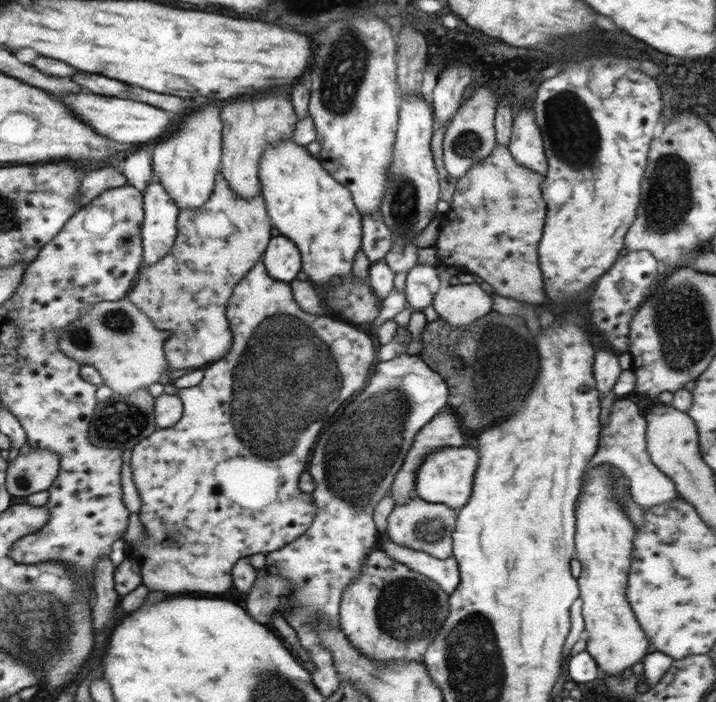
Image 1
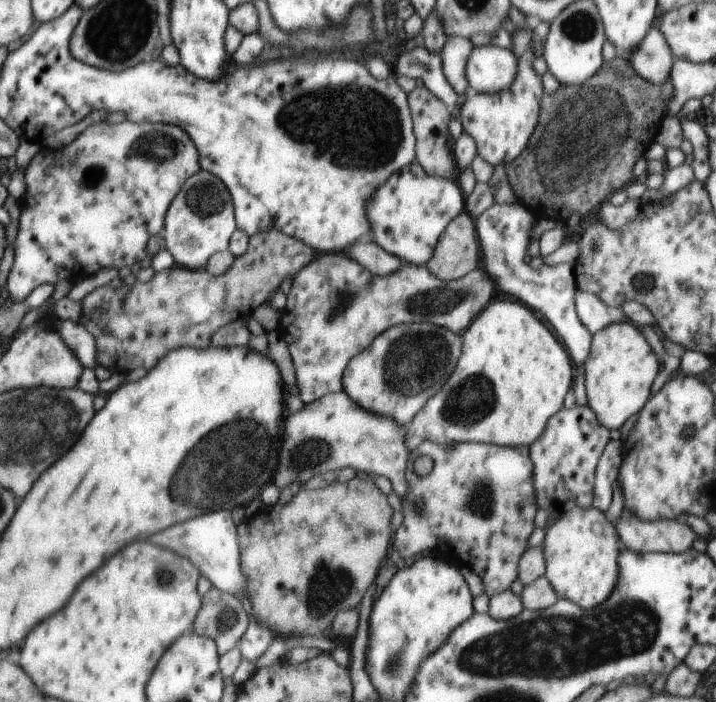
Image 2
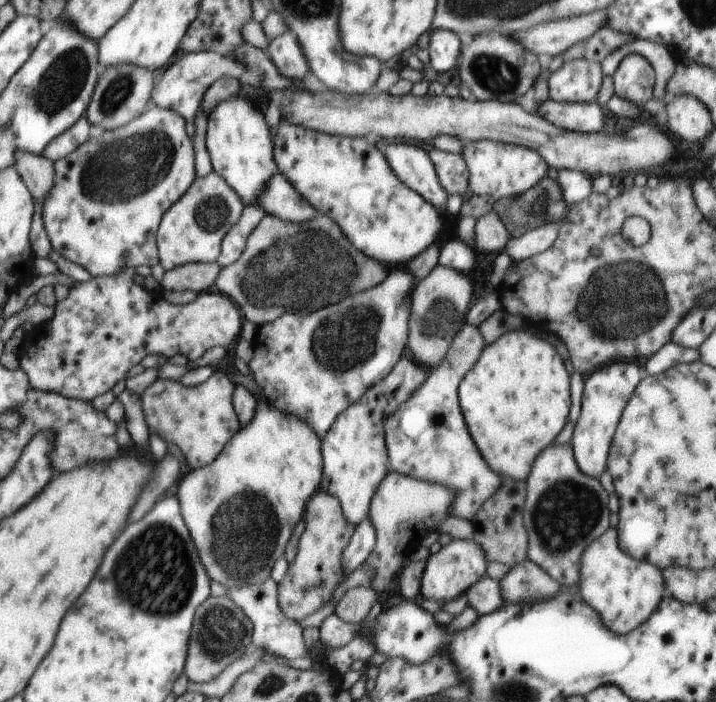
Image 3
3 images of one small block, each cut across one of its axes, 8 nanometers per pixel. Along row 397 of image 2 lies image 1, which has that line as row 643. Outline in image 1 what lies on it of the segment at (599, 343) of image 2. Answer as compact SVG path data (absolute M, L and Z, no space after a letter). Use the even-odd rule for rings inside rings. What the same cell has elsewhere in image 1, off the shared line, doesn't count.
M602 464L586 471L588 484L582 487L579 505L575 507L576 532L575 551L576 558L582 564L582 573L577 579L579 598L584 601L582 616L586 624L587 633L586 652L594 658L601 671L601 677L611 678L622 674L624 670L643 662L648 654L650 641L642 626L638 623L634 611L627 600L627 587L629 573L633 563L632 548L634 548L635 526L632 520L626 516L622 502L614 498L614 476L610 474L608 465Z

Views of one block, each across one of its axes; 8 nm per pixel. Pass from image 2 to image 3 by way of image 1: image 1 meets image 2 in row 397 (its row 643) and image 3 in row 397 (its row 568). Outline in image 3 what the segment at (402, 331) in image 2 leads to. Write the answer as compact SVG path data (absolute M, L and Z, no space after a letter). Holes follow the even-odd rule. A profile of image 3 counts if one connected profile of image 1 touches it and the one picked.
M402 357L394 369L342 412L321 441L321 491L338 498L342 514L350 526L358 526L369 516L370 502L380 482L389 472L384 440L384 420L398 410L424 384L430 371L415 361Z

